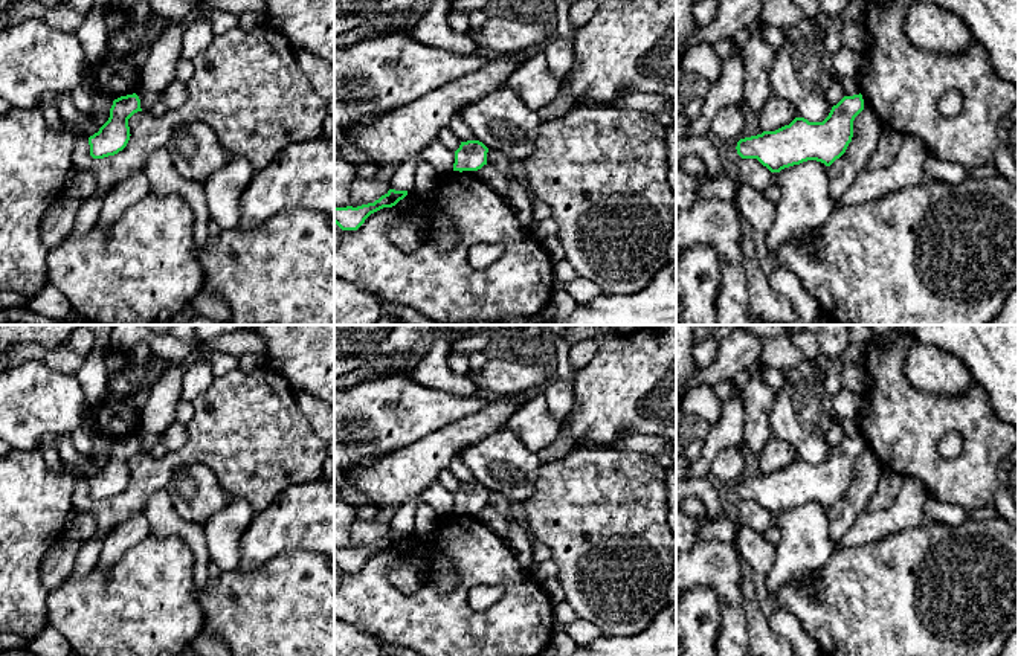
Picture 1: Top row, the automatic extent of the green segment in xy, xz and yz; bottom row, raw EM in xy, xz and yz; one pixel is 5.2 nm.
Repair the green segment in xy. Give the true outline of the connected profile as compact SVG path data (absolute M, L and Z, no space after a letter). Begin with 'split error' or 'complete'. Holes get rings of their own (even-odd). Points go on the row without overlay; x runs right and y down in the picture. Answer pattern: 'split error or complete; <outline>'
complete; M136 435L114 441L108 462L98 474L89 479L90 497L93 500L104 500L122 493L131 478L128 461L137 453L142 453L142 450Z

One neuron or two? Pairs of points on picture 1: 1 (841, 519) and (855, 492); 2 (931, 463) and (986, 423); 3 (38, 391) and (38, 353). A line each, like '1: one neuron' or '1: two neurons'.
1: one neuron
2: one neuron
3: two neurons

